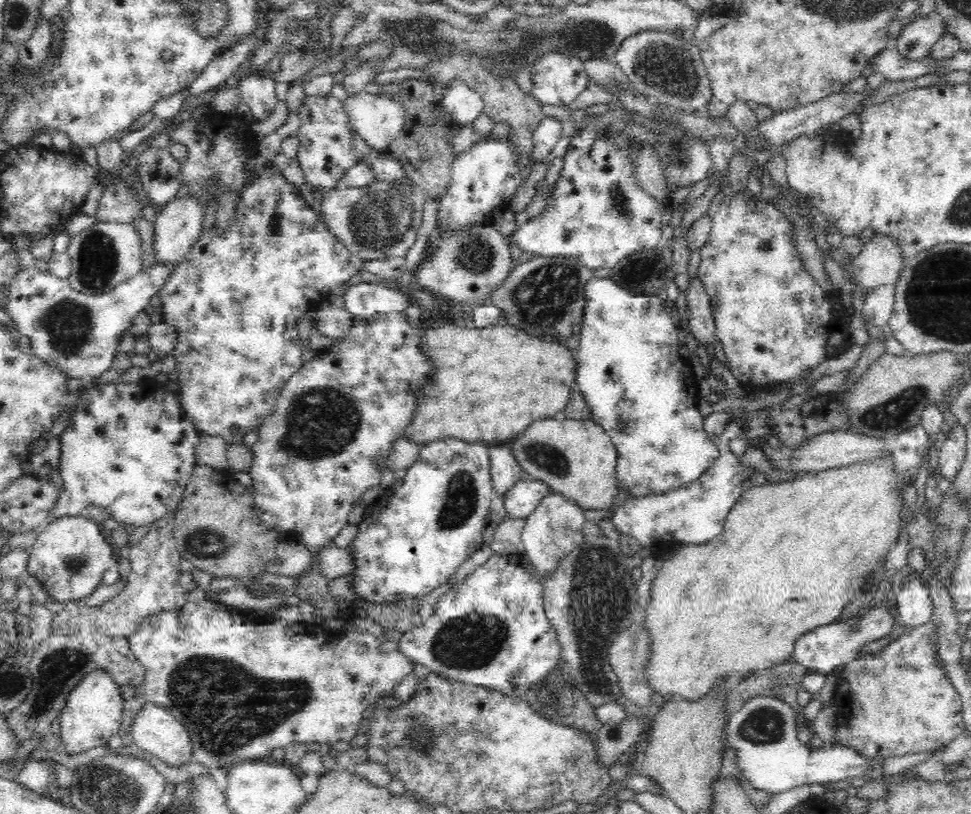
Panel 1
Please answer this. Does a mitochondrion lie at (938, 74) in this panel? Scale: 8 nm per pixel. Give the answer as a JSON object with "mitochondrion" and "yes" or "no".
{"mitochondrion":"no"}

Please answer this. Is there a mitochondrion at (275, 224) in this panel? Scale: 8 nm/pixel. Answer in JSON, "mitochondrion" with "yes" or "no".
{"mitochondrion":"no"}

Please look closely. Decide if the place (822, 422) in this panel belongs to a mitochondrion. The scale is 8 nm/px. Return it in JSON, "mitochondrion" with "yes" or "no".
{"mitochondrion":"no"}

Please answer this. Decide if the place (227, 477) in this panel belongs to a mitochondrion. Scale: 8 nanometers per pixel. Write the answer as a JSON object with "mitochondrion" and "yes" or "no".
{"mitochondrion":"no"}

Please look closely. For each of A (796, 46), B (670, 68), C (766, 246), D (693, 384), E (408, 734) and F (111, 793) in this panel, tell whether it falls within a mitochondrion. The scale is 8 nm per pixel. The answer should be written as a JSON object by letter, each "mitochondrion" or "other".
{"A":"other","B":"mitochondrion","C":"other","D":"other","E":"mitochondrion","F":"mitochondrion"}

